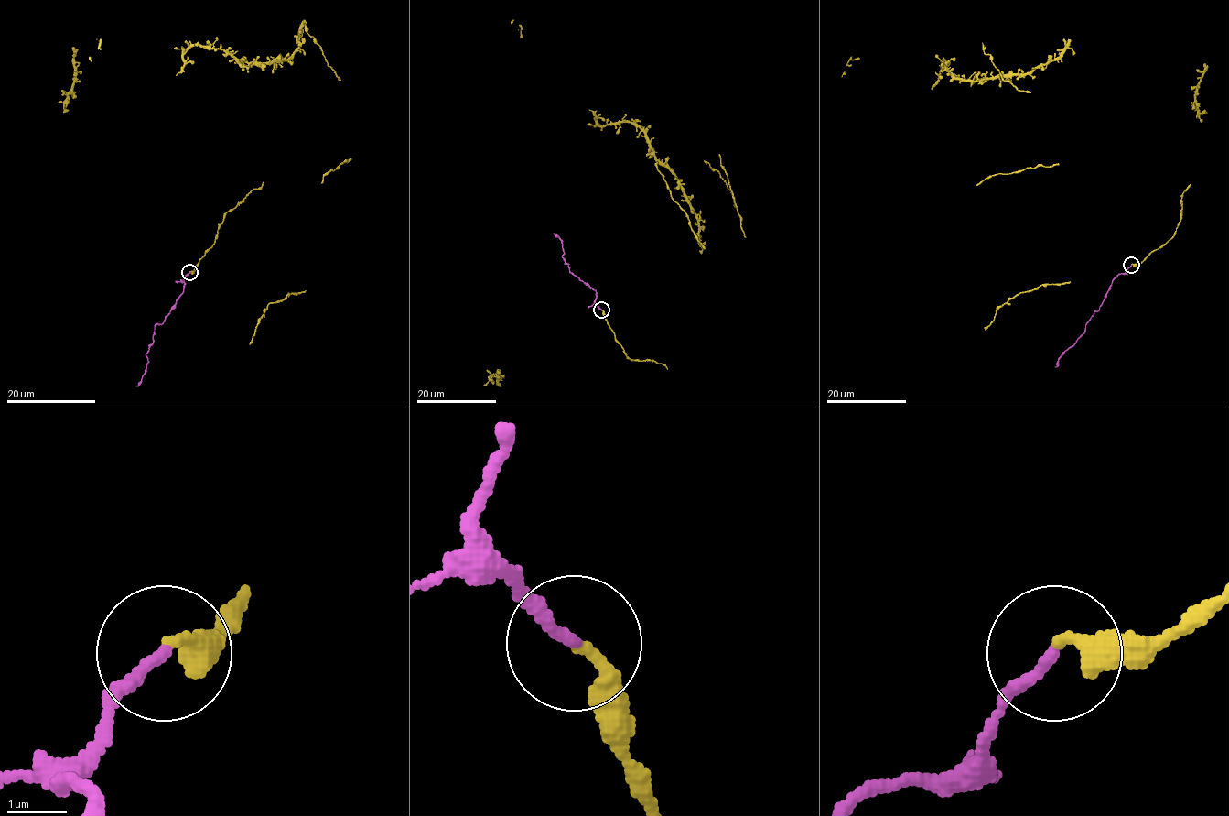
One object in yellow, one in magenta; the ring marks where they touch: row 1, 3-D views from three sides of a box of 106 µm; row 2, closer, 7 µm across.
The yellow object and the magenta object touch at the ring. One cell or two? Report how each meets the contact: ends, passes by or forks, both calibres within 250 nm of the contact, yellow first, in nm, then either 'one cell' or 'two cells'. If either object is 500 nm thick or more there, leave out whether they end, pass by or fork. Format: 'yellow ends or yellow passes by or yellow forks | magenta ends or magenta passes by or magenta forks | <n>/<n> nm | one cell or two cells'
yellow ends | magenta ends | 220/200 nm | one cell

